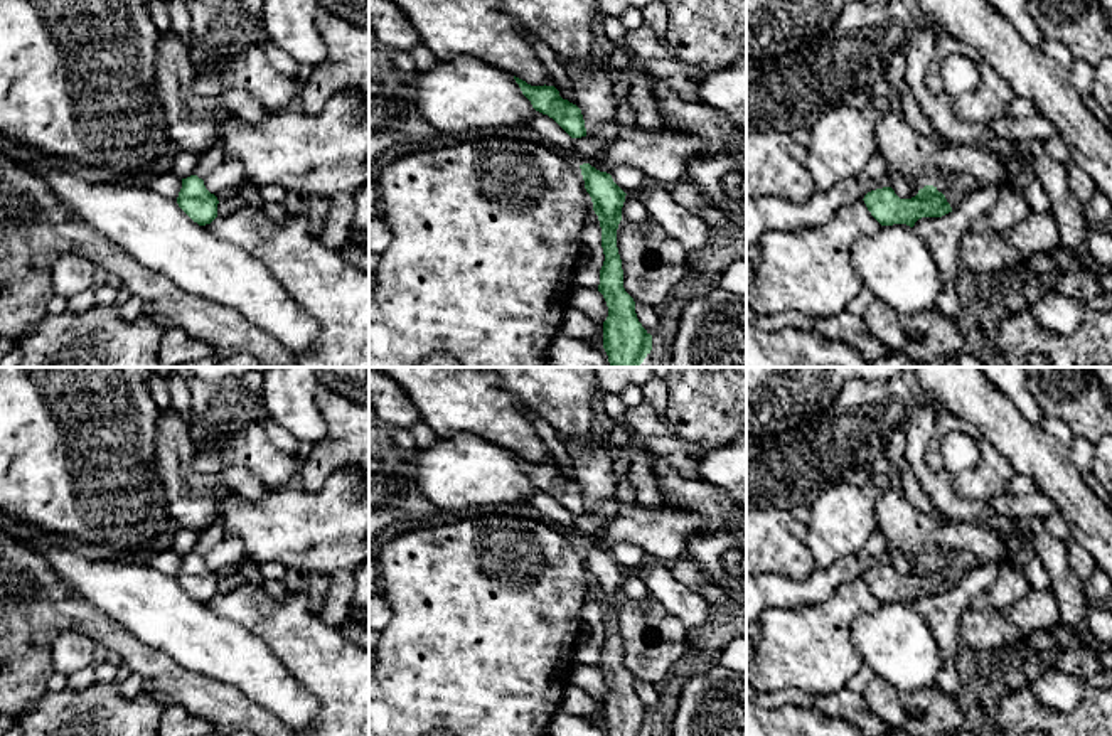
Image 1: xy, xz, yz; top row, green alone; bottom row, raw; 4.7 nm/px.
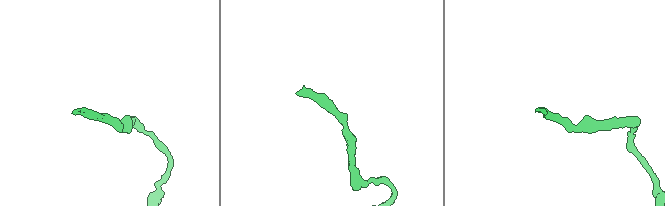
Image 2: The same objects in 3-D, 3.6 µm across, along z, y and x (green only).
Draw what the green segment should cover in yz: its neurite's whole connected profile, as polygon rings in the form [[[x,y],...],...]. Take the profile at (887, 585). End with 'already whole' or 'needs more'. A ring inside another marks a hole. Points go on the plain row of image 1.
[[[925,563],[912,576],[900,576],[891,564],[871,568],[864,581],[881,603],[906,601],[910,605],[922,595],[942,595],[952,589],[945,573],[933,563]]]; already whole

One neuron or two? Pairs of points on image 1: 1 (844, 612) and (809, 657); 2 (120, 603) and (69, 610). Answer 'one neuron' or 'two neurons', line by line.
1: one neuron
2: two neurons

